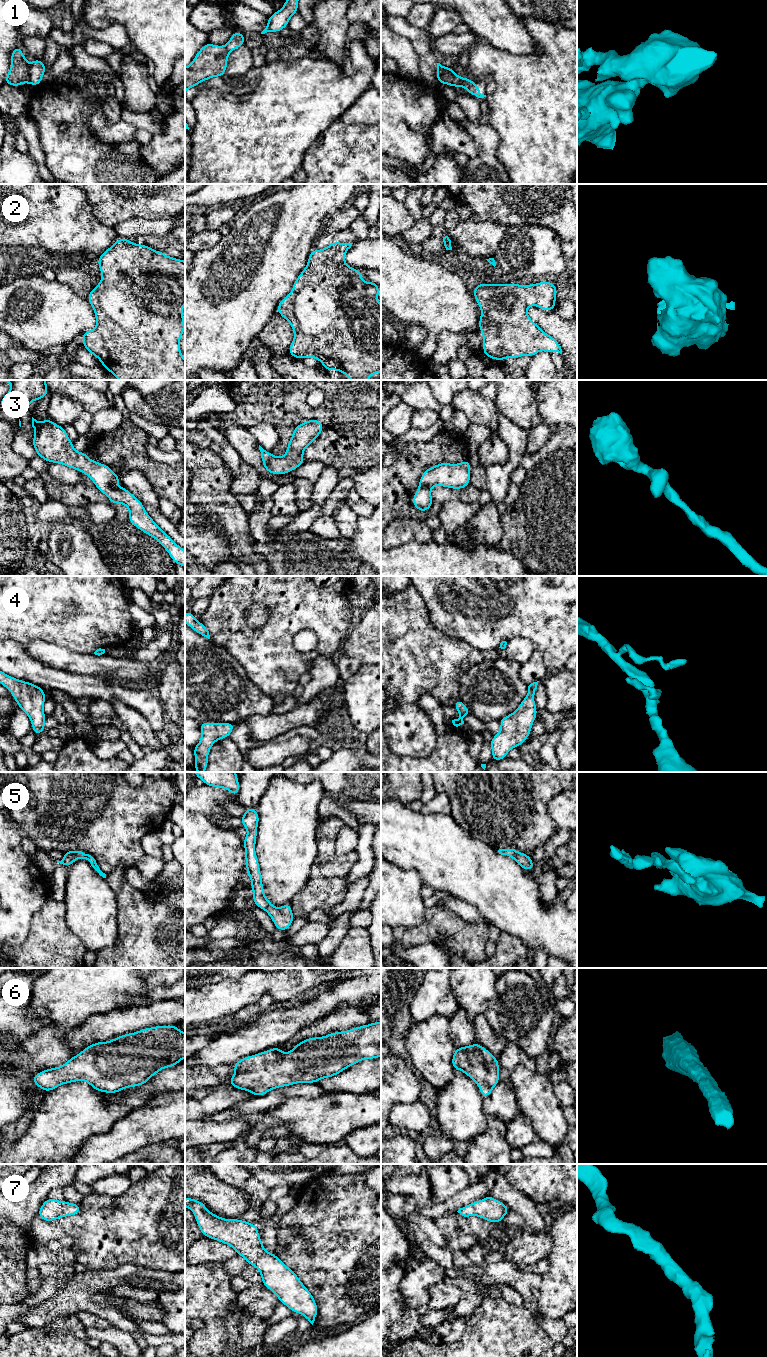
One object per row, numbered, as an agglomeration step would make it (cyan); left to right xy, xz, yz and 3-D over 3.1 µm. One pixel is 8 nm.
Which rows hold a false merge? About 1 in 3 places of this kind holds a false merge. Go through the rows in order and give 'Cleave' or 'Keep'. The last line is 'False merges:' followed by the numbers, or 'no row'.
1: Cleave
2: Keep
3: Keep
4: Keep
5: Keep
6: Keep
7: Keep
False merges: 1

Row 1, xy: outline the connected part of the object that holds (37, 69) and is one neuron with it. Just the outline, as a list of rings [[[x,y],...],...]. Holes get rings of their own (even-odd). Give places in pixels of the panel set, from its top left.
[[[34,59],[29,65],[30,70],[30,84],[32,86],[37,86],[42,83],[42,76],[46,72],[46,65],[40,59]]]

